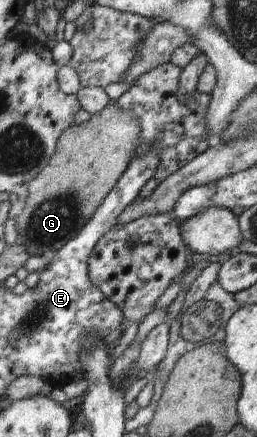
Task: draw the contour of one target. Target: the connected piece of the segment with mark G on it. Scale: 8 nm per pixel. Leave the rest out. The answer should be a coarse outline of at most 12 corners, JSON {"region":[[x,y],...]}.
{"region":[[110,102],[58,138],[16,220],[30,256],[73,240],[135,157]]}

